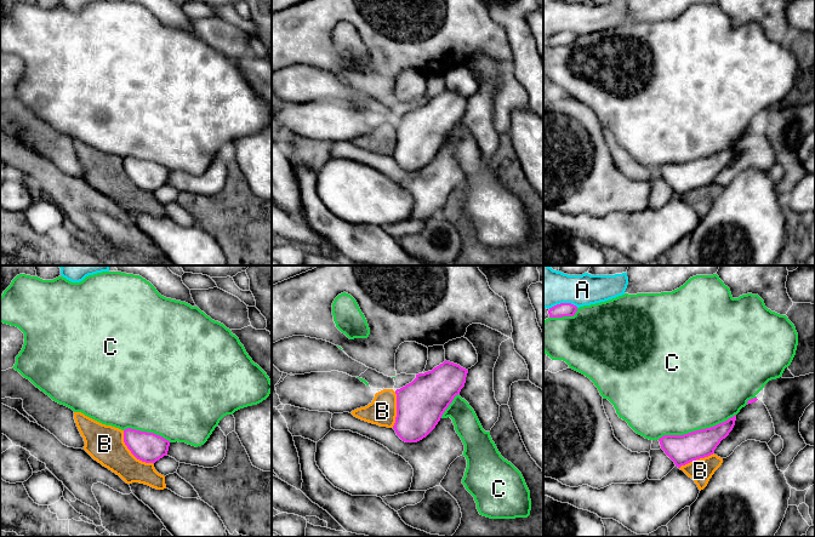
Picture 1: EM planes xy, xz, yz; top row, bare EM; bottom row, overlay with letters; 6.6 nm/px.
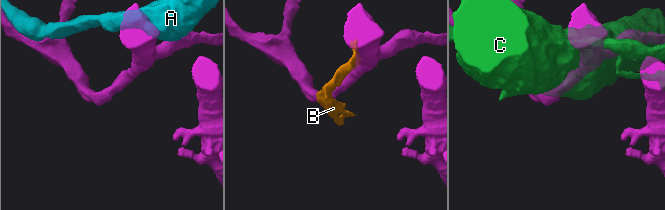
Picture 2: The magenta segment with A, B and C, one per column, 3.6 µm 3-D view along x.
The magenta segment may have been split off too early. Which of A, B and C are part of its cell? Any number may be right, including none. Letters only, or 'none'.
none

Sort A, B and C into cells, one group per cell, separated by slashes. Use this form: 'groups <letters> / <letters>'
groups A / B / C

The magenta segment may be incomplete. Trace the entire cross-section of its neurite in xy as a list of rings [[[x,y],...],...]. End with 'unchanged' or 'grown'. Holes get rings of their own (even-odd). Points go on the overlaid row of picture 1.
[[[127,428],[124,430],[124,442],[131,453],[146,463],[155,463],[167,455],[170,441],[154,433]]]; unchanged

